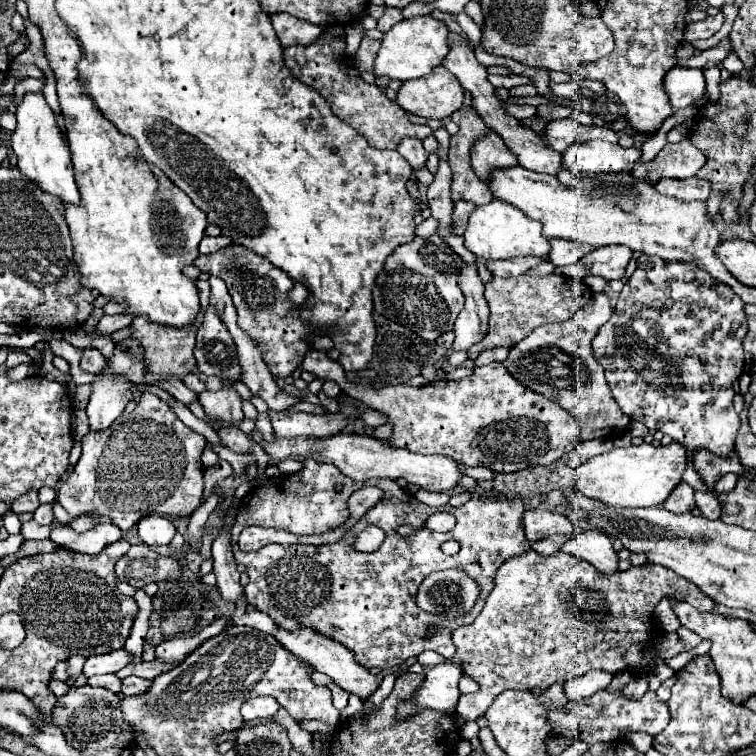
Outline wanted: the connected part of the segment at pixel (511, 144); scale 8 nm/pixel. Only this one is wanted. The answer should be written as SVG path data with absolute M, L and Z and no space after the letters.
M450 33L450 53L448 53L446 61L444 61L444 67L460 81L460 85L466 91L472 93L472 97L474 97L472 107L484 119L484 123L504 139L504 143L510 149L510 153L516 155L518 165L522 165L528 171L546 173L546 175L554 175L554 177L558 175L558 171L562 169L562 155L558 151L554 151L554 149L548 149L542 143L542 137L536 131L524 127L518 119L514 119L512 115L506 113L504 101L496 99L496 87L492 83L488 83L488 71L486 71L486 67L476 61L476 57L470 51L468 43L458 43L458 35L456 33Z

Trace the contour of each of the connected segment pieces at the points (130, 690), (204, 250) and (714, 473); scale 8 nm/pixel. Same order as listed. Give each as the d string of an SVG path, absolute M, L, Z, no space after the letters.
M130 675L130 677L126 677L126 679L122 681L122 693L124 693L124 695L142 695L142 693L146 693L150 687L152 687L152 681L140 679L140 677L134 677L134 675Z
M218 235L218 237L204 237L200 241L200 253L202 255L210 255L210 253L216 253L220 247L226 247L230 245L232 239L230 237L224 237L224 235Z
M694 453L694 469L702 477L708 491L714 491L714 485L722 475L726 473L740 475L744 471L744 467L738 461L738 455L734 455L730 461L722 461L712 453Z

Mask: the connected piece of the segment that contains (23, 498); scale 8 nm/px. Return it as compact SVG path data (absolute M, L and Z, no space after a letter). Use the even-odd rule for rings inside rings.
M28 489L24 495L20 495L10 507L14 513L26 513L26 511L36 511L40 505L38 493L34 489Z

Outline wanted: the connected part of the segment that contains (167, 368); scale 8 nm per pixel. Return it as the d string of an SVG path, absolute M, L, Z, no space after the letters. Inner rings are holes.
M198 279L196 281L196 287L198 287L198 295L200 295L200 313L196 315L196 321L190 325L190 327L184 327L184 329L174 329L174 327L164 327L164 325L156 325L152 323L148 317L136 317L134 323L130 325L134 329L132 337L134 339L140 339L142 347L144 347L144 363L146 363L146 379L150 381L148 385L152 385L152 381L160 379L160 377L180 377L184 379L194 367L196 367L196 359L194 359L194 343L196 343L196 331L202 323L202 315L204 315L204 309L208 307L208 297L210 297L210 285L208 281L202 281Z

